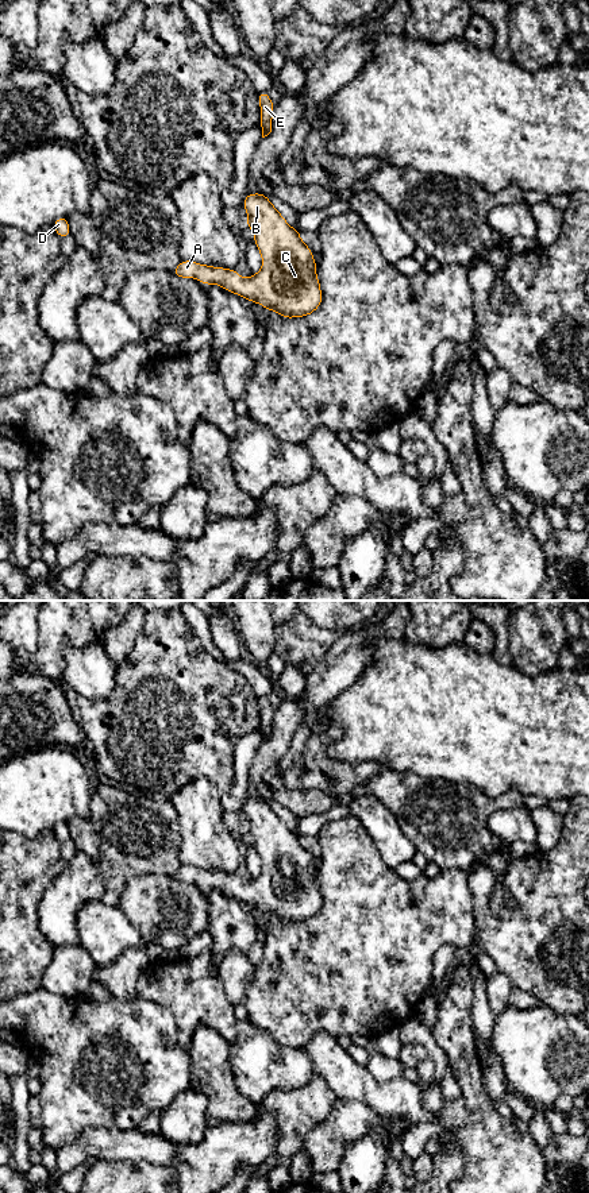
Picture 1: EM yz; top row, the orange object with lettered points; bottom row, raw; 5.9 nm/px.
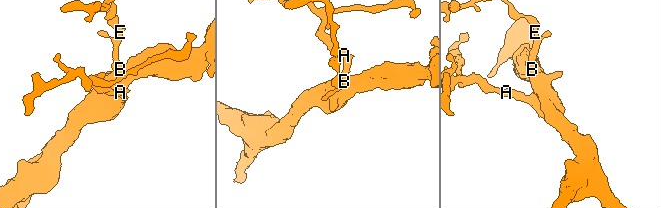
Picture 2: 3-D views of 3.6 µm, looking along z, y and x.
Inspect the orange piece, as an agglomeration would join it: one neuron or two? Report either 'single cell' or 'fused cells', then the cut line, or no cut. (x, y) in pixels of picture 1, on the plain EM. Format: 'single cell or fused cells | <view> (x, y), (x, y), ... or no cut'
single cell | no cut

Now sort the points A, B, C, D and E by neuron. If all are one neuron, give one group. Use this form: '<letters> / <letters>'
A B C D E

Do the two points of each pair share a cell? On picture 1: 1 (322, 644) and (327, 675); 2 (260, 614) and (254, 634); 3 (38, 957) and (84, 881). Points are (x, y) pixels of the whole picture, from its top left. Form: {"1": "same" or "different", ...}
{"1": "different", "2": "same", "3": "different"}

